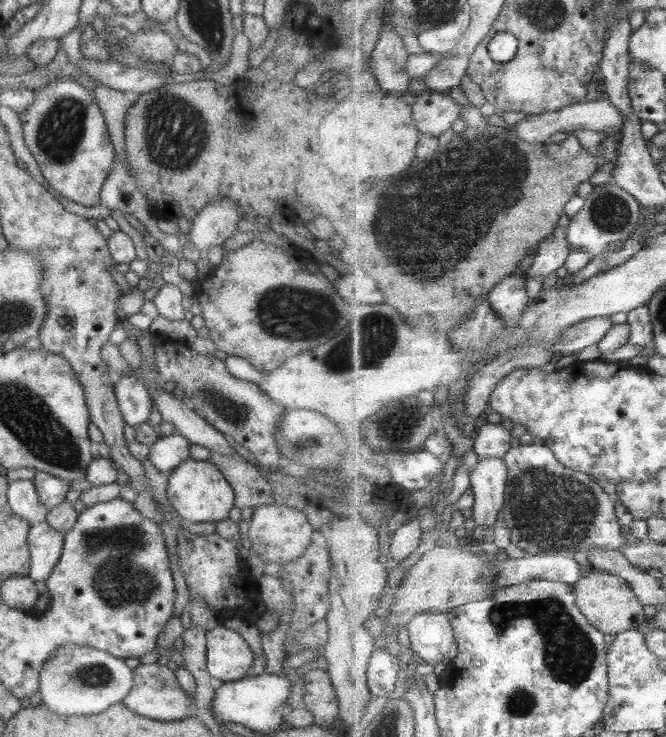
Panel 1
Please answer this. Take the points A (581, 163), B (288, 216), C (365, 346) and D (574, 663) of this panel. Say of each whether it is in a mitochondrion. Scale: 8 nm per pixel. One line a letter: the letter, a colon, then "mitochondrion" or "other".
A: other
B: other
C: mitochondrion
D: mitochondrion

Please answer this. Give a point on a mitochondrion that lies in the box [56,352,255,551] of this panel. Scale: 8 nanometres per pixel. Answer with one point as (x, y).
(234, 413)

